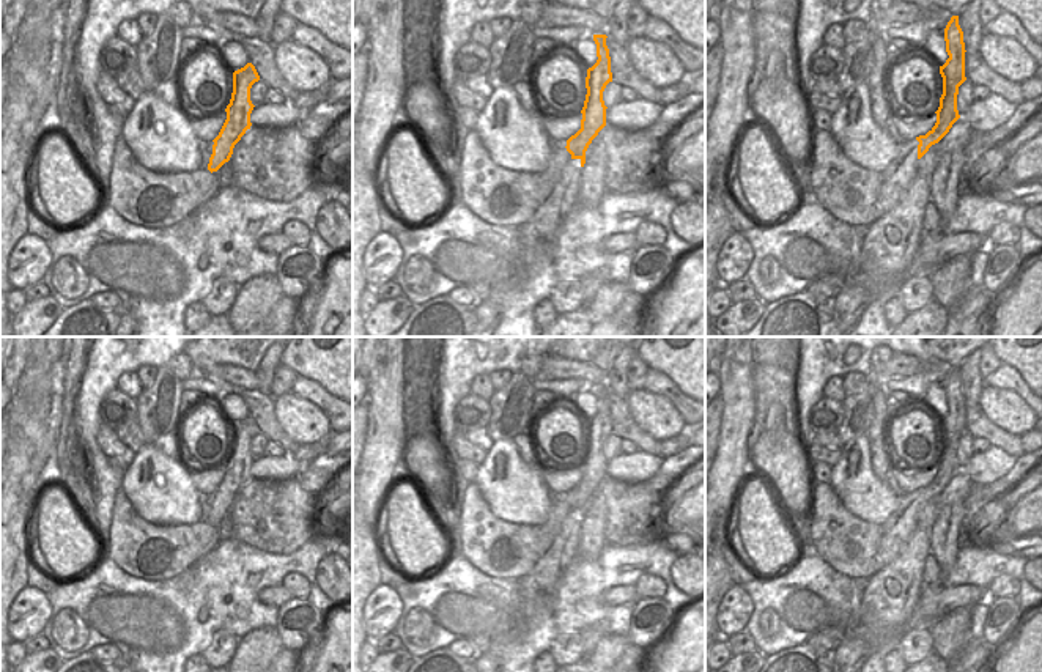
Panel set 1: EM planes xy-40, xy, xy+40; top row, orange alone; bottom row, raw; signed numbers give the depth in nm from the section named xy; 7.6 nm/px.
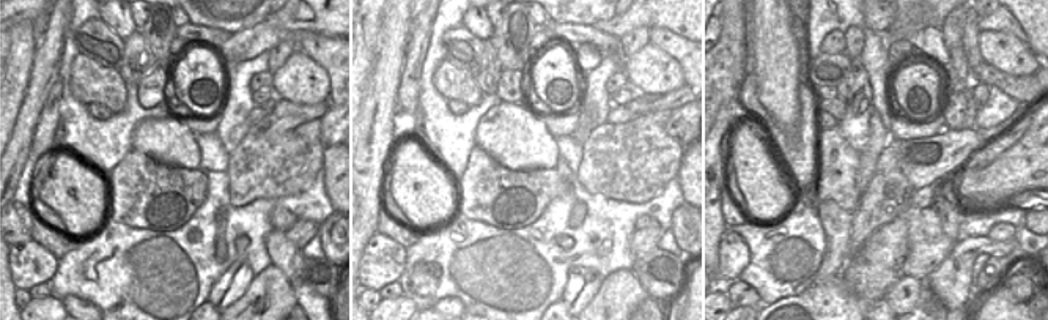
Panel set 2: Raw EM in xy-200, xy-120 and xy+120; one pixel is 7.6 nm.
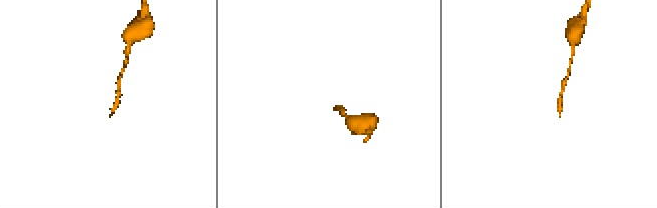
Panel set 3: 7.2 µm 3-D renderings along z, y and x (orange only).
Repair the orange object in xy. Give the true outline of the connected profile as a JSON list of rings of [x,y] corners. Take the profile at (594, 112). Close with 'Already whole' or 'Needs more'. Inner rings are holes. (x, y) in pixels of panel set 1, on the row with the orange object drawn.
[[[593,35],[597,44],[597,63],[587,69],[586,101],[581,110],[581,129],[567,140],[571,159],[560,172],[560,179],[551,195],[540,205],[534,216],[515,228],[521,233],[521,242],[535,250],[552,250],[554,236],[567,216],[579,203],[579,176],[586,164],[586,151],[598,132],[606,126],[606,105],[603,91],[612,82],[611,57],[606,35]]]. Needs more

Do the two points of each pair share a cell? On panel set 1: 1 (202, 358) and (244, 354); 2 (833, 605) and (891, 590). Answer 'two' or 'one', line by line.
1: one
2: two

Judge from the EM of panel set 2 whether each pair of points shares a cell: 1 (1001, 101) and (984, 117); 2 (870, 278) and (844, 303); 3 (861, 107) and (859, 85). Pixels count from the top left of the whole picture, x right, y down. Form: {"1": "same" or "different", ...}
{"1": "same", "2": "different", "3": "same"}

